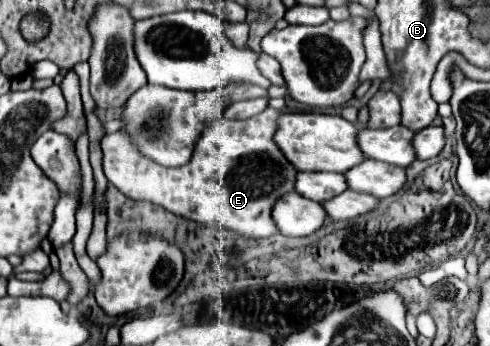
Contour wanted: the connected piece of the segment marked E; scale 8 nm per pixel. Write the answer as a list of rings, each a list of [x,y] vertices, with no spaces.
[[[266,108],[248,120],[220,118],[206,128],[188,164],[164,168],[140,156],[124,132],[114,132],[102,140],[102,166],[110,184],[132,200],[144,200],[168,212],[210,226],[224,226],[248,238],[276,234],[272,224],[272,204],[294,190],[296,170],[272,144],[278,110]]]

